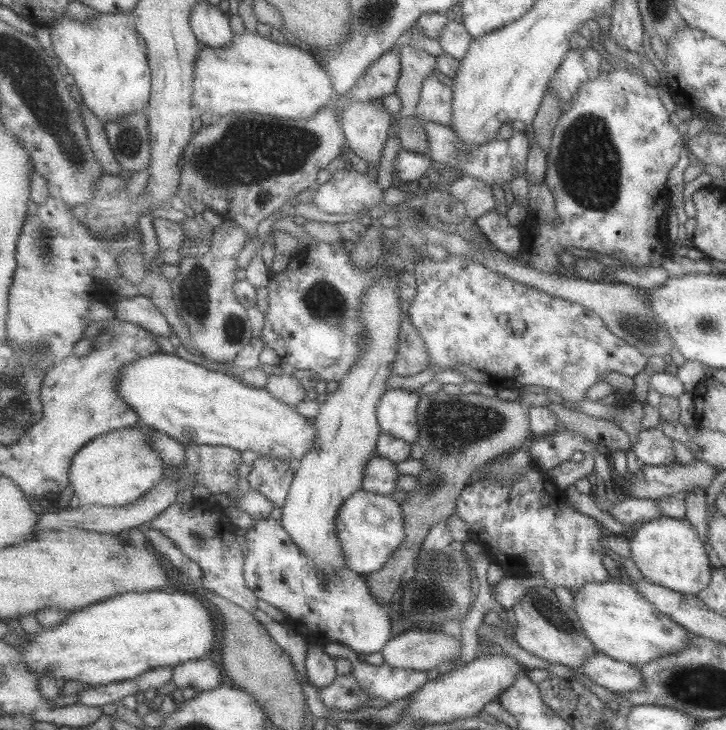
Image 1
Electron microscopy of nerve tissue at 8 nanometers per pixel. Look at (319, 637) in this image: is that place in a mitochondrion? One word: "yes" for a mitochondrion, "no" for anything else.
no

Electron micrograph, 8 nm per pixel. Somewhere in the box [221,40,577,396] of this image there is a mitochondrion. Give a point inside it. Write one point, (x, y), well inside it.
(322, 300)

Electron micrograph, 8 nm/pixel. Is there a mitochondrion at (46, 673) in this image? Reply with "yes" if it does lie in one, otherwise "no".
no

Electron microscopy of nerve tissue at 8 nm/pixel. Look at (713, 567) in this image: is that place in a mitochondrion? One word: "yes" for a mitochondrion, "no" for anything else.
no

